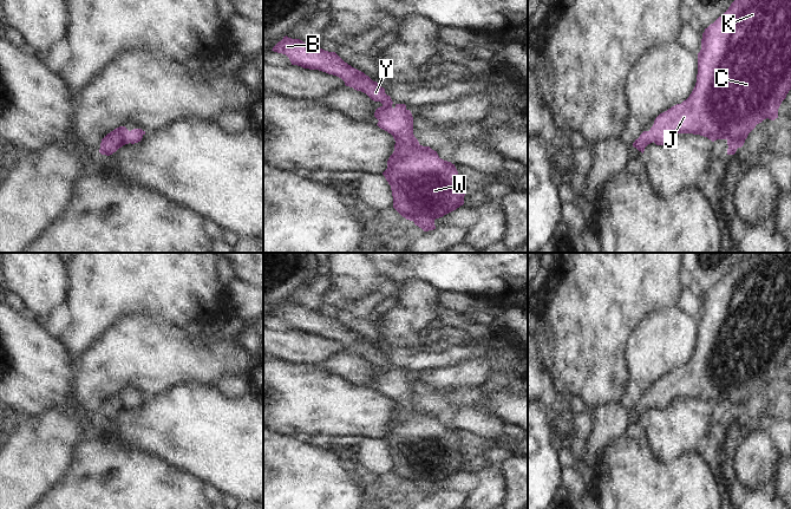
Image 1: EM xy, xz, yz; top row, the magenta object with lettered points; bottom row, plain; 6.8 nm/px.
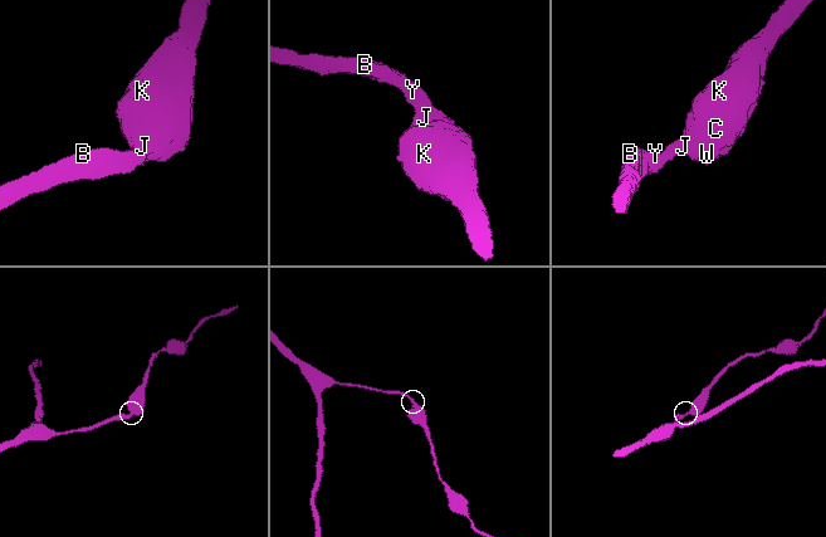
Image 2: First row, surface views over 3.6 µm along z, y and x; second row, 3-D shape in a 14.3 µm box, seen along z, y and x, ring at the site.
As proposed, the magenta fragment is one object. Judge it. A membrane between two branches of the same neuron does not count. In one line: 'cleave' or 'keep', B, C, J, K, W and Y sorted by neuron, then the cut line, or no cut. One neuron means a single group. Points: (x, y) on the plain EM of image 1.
keep; groups B C J K W Y; cut none

